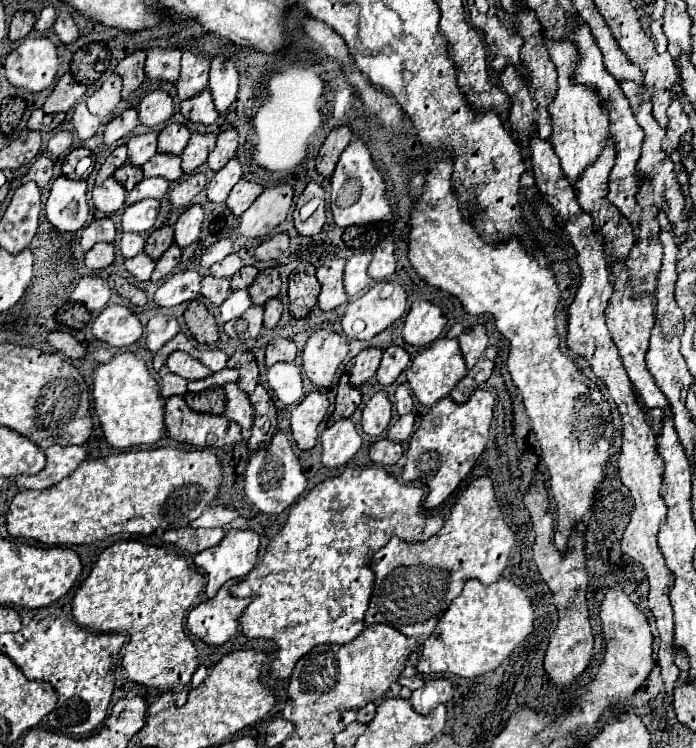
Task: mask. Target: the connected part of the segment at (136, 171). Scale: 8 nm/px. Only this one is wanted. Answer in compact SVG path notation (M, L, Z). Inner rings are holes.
M125 163L125 165L121 165L121 167L113 173L113 177L115 177L127 191L131 191L131 189L143 179L143 171L141 171L141 167L135 167L133 163Z

